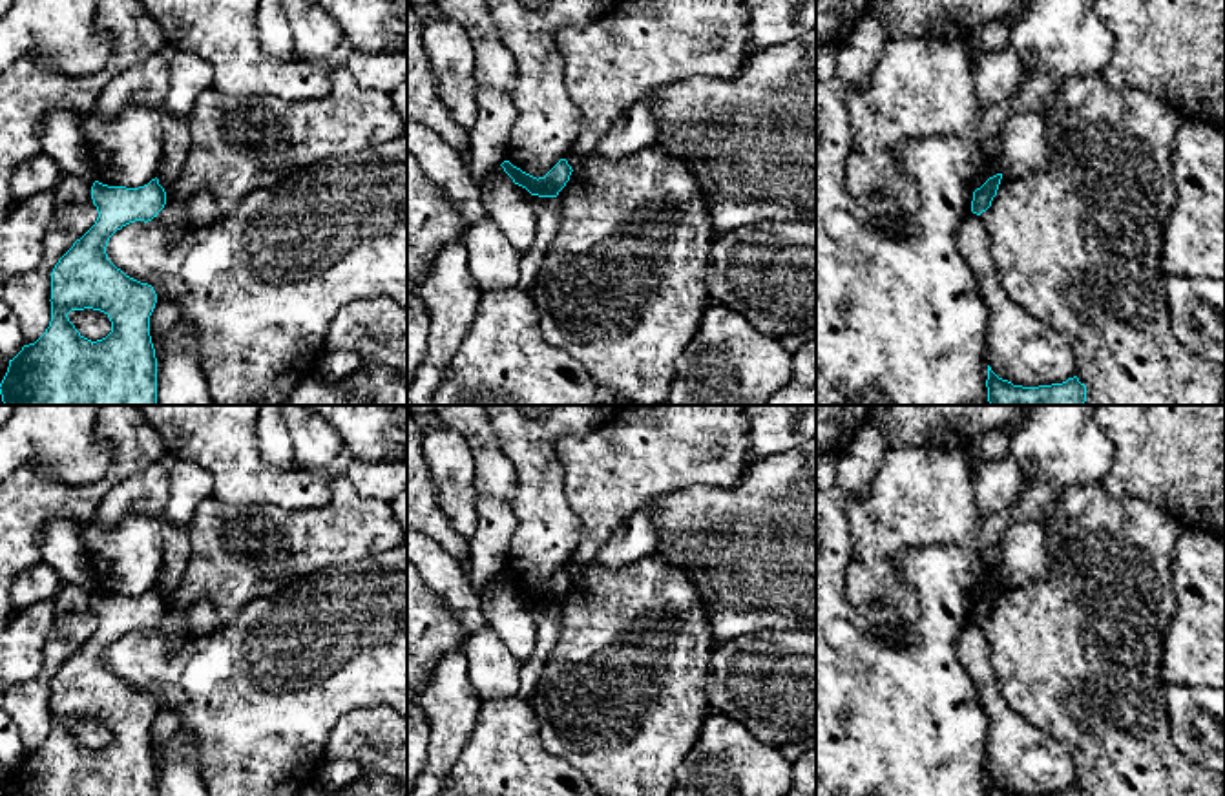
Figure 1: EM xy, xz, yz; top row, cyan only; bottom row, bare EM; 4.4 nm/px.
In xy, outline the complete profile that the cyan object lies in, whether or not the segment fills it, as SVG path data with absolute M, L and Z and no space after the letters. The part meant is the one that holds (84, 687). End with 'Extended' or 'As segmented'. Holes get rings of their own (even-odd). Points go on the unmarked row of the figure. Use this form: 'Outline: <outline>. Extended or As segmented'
Outline: M159 588L139 597L91 595L91 608L99 626L95 634L73 652L51 681L51 730L46 741L9 769L0 796L157 796L157 767L150 745L150 725L157 712L152 694L141 692L117 677L106 663L110 646L135 630L152 630L166 613L166 601ZM93 717L111 730L111 741L97 750L84 747L68 723Z. As segmented

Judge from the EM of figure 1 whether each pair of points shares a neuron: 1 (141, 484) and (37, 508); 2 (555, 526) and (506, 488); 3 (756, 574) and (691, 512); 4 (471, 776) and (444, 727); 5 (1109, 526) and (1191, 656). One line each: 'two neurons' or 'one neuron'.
1: two neurons
2: two neurons
3: one neuron
4: two neurons
5: two neurons

